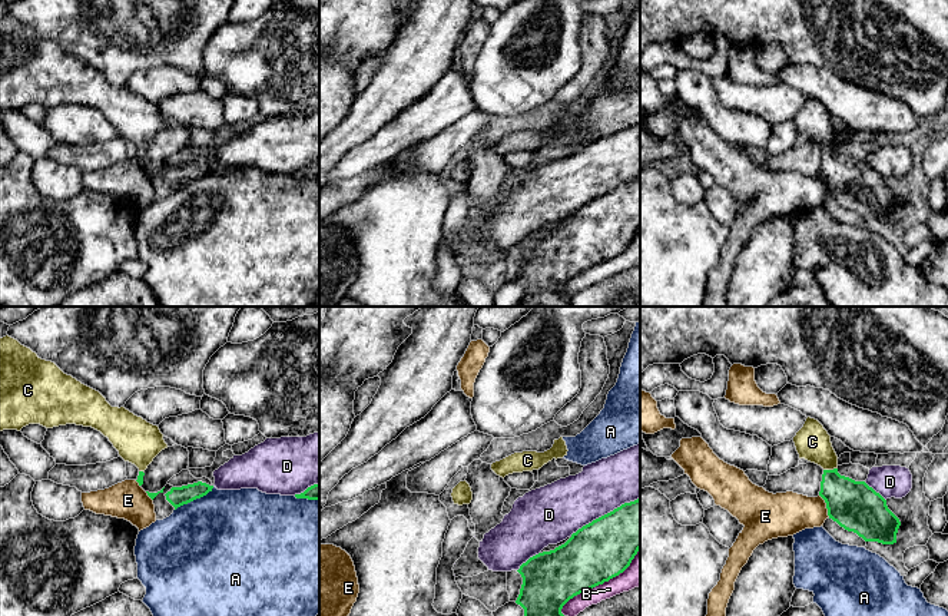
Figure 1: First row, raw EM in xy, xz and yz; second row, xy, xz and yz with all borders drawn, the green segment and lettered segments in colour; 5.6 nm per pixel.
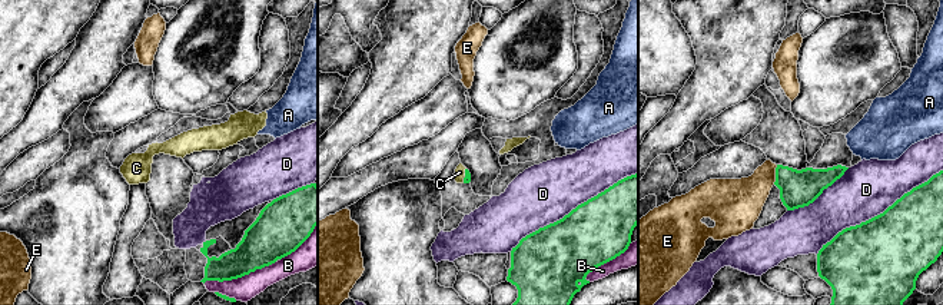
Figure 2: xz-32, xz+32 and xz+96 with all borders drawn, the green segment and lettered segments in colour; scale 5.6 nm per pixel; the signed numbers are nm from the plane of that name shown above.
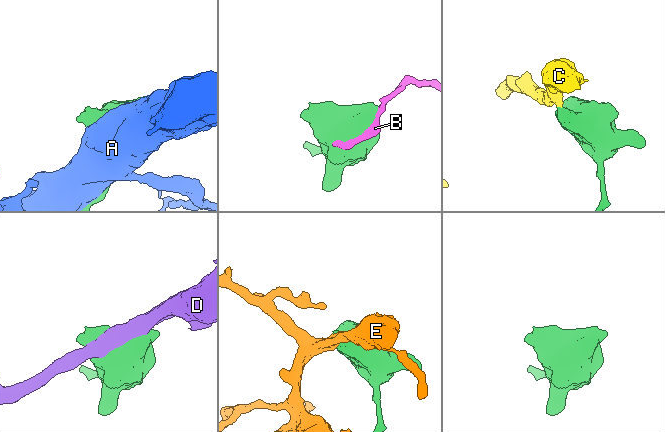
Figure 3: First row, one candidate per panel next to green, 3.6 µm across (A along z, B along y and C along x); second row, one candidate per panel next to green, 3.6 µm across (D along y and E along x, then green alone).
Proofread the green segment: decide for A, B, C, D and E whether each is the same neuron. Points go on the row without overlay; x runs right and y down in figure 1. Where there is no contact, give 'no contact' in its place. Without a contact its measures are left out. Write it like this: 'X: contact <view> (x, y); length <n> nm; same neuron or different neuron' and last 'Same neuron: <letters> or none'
A: contact xy (194, 178); length 260 nm; different neuron
B: contact xz (602, 262); length 600 nm; different neuron
C: contact yz (829, 149); length 80 nm; same neuron
D: contact xz (605, 194); length 440 nm; different neuron
E: contact yz (826, 185); length 140 nm; different neuron
Same neuron: C

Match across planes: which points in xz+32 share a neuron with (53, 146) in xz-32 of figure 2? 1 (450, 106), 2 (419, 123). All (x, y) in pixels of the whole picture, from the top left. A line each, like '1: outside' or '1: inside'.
1: inside
2: inside

